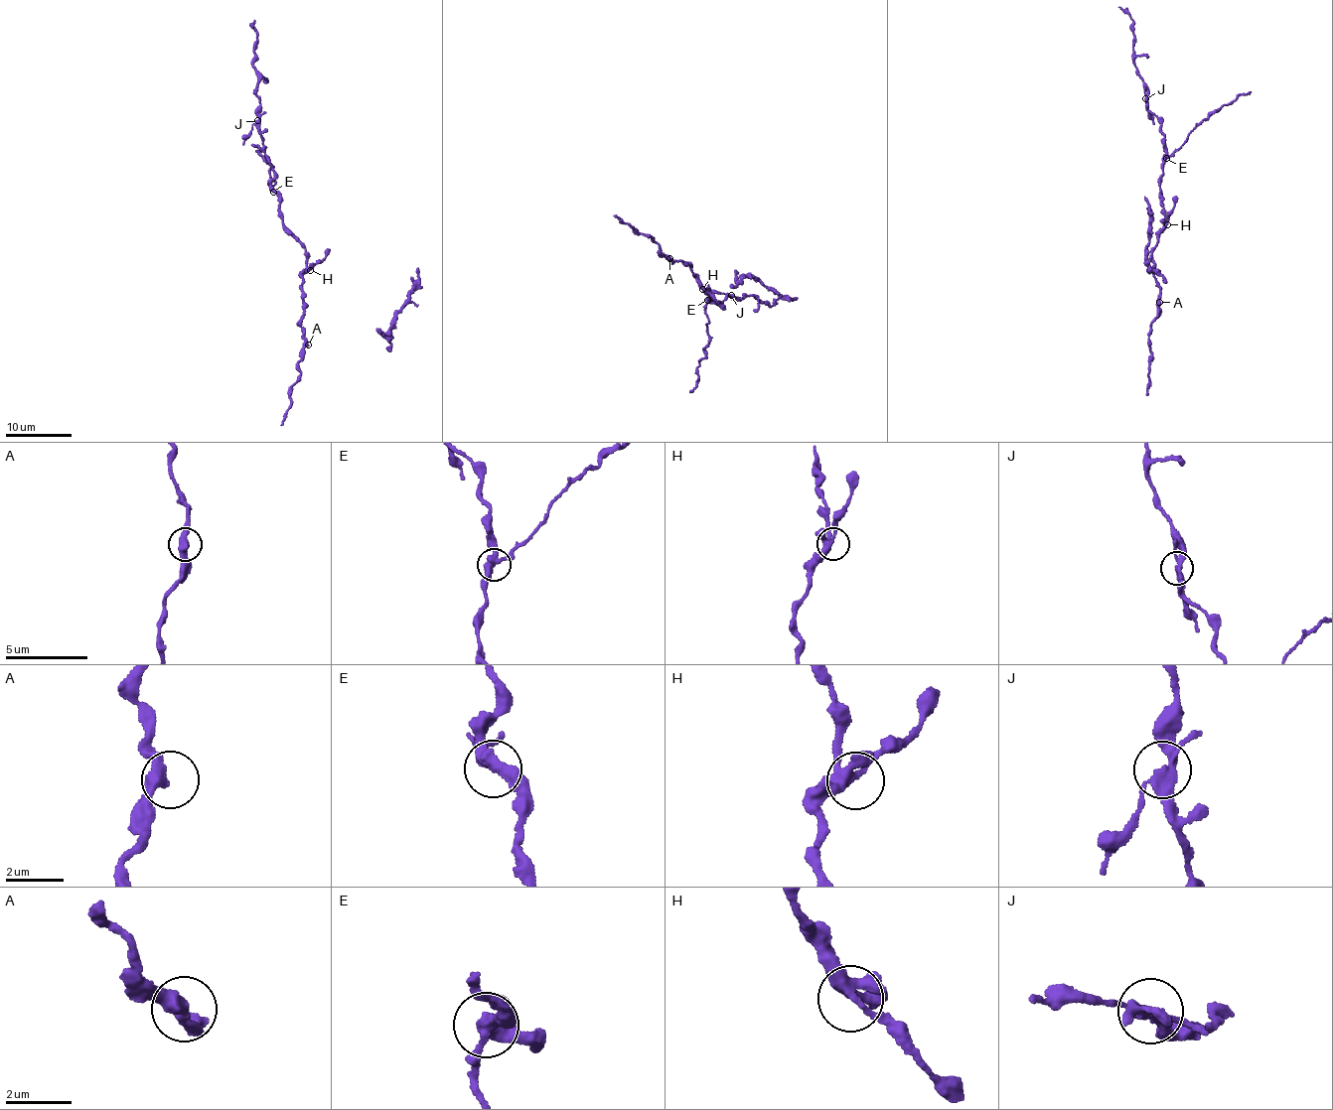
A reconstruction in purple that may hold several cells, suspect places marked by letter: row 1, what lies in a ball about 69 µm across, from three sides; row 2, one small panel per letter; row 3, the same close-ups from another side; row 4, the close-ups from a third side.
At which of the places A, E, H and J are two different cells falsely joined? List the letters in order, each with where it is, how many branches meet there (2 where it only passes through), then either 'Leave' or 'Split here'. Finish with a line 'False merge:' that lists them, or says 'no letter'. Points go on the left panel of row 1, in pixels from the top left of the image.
A: Place: (308, 345). Branches: 2. Leave
E: Place: (273, 192). Branches: 3. Split here
H: Place: (310, 270). Branches: 4. Leave
J: Place: (257, 120). Branches: 4. Split here
False merge: E, J

